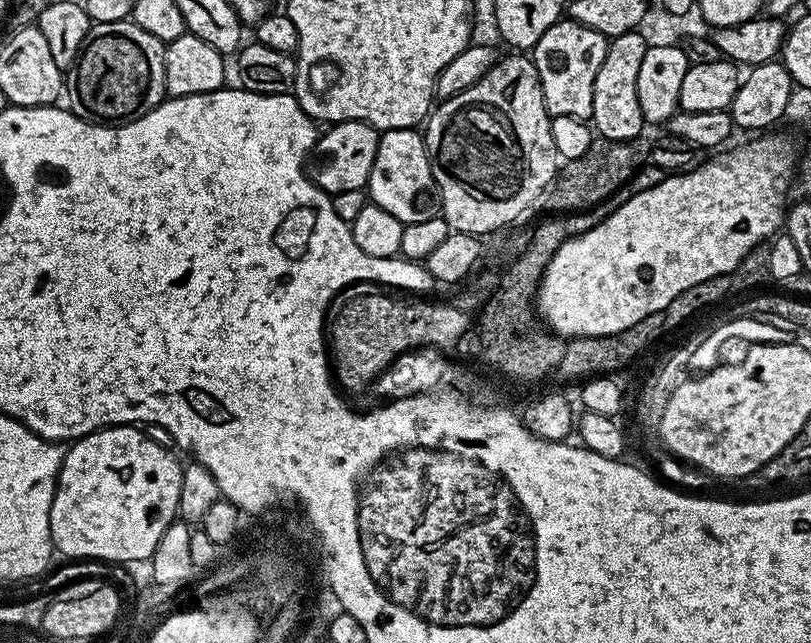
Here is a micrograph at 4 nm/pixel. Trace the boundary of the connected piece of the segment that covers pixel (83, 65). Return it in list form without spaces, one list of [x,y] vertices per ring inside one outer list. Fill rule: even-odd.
[[[131,19],[93,23],[66,80],[67,107],[75,116],[109,126],[145,116],[151,108],[157,108],[166,96],[165,47],[164,42],[142,30]]]

